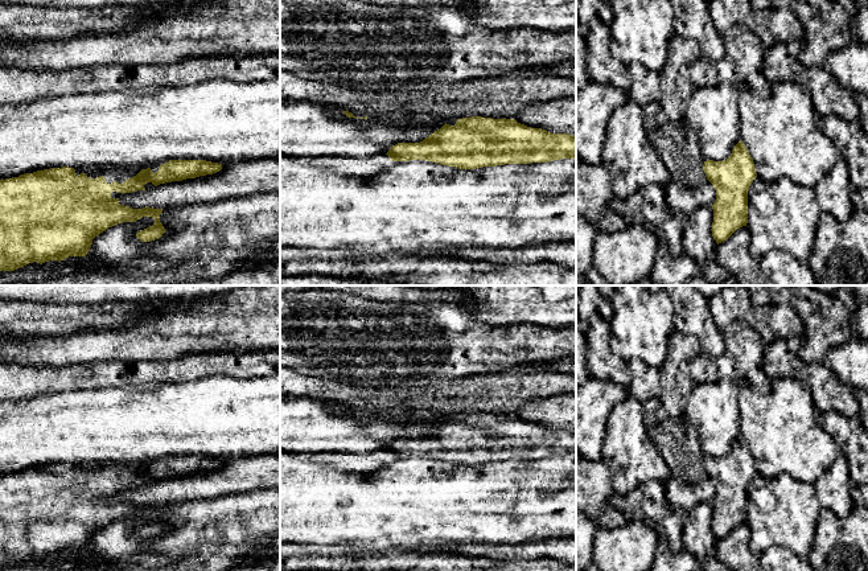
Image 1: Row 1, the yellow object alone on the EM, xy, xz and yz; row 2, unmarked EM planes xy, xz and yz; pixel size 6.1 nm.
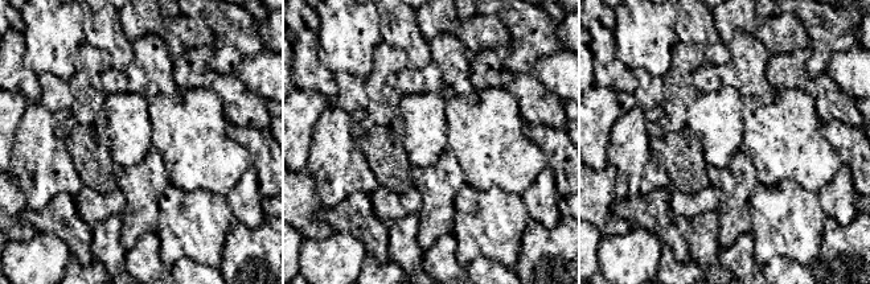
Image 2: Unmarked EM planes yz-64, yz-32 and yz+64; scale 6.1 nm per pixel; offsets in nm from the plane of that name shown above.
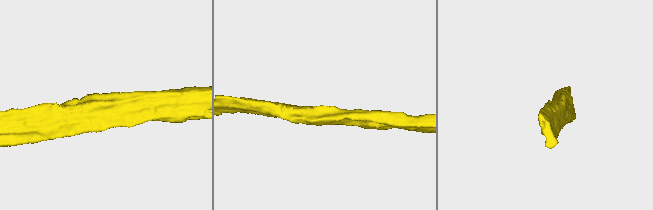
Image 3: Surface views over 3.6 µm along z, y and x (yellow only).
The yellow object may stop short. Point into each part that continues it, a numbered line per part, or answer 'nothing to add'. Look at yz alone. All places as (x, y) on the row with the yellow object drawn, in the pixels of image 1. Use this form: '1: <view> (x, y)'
nothing to add

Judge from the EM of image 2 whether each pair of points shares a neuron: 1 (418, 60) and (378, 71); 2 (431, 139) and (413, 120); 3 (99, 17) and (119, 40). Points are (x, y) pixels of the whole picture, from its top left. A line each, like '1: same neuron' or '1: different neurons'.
1: different neurons
2: same neuron
3: same neuron

